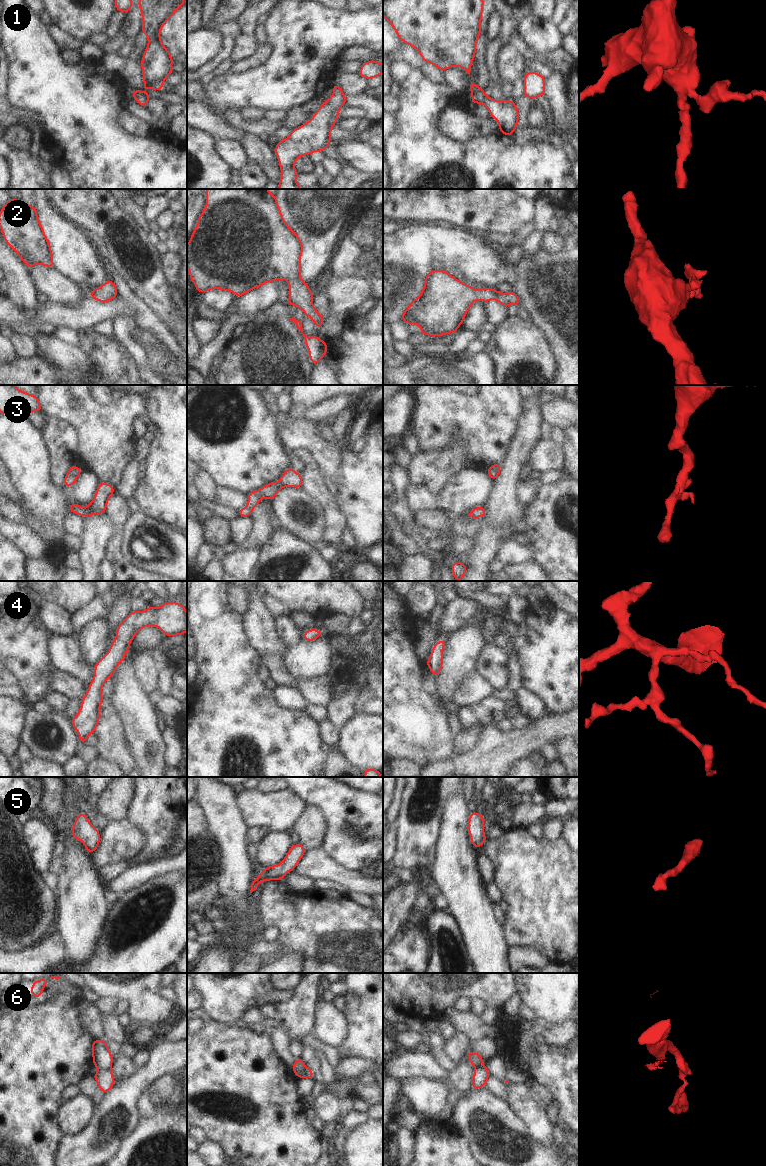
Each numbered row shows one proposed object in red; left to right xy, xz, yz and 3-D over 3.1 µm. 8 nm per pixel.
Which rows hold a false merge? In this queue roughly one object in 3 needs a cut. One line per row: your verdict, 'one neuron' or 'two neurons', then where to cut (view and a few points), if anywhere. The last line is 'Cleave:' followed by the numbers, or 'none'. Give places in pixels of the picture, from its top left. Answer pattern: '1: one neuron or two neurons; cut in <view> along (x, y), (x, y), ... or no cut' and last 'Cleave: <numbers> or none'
1: one neuron; no cut
2: two neurons; cut in yz along (495, 289), (493, 298)
3: one neuron; no cut
4: one neuron; no cut
5: one neuron; no cut
6: two neurons; cut in xz along (306, 1066), (303, 1074), (298, 1077)
Cleave: 2, 6

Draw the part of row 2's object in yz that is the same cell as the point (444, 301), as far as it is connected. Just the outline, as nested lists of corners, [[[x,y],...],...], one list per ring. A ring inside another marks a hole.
[[[434,270],[425,277],[424,288],[402,314],[402,321],[417,324],[424,335],[442,336],[457,328],[476,300],[488,303],[496,289],[474,289],[444,270]]]

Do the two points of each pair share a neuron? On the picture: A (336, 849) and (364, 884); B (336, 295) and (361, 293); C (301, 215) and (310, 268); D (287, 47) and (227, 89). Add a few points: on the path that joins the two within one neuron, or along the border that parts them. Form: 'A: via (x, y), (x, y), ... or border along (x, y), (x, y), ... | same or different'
A: border along (331, 858), (344, 867), (357, 871) | different
B: via (342, 295), (355, 293) | same
C: via (310, 228), (310, 255) | same
D: via (277, 63), (251, 89), (243, 89) | same

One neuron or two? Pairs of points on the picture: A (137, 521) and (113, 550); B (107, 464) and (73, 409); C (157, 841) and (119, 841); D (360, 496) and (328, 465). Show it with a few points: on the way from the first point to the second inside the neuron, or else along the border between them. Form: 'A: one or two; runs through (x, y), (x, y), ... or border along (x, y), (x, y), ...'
A: two; border along (130, 514), (124, 526), (124, 556), (128, 560)
B: one; runs through (107, 450), (107, 443), (87, 423)
C: two; border along (131, 822), (142, 832), (145, 843), (130, 859)
D: two; border along (349, 454), (341, 464), (339, 474), (334, 482)

